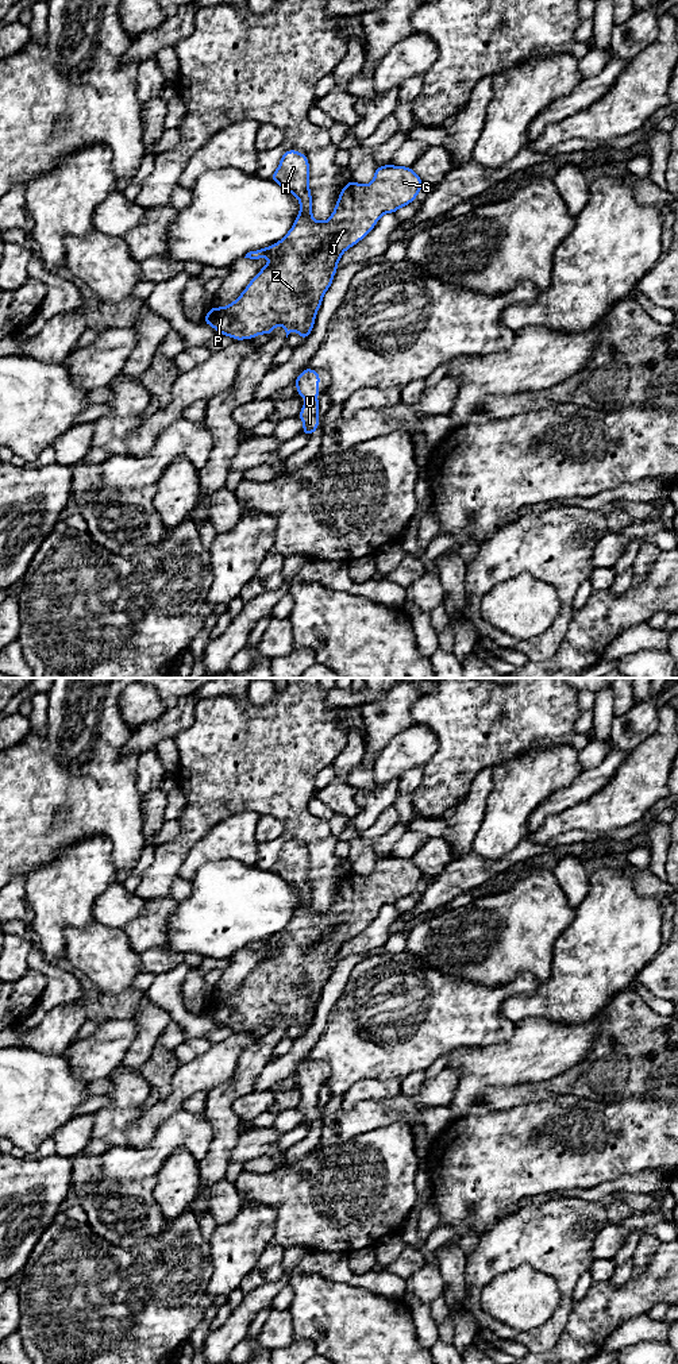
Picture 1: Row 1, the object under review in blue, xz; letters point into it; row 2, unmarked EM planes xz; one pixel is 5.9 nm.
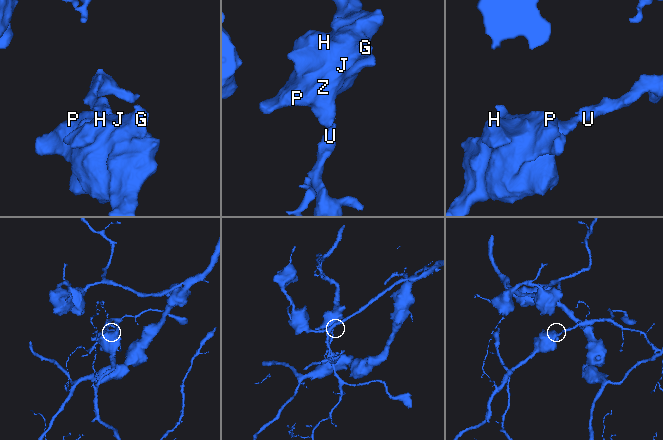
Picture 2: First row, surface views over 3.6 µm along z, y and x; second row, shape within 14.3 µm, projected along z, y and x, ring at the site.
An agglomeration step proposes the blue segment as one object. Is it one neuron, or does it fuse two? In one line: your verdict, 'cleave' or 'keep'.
keep

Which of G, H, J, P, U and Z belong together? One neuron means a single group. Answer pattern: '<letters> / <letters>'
G H J P U Z

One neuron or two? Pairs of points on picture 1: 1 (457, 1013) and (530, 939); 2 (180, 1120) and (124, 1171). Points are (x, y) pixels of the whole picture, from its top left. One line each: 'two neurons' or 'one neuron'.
1: two neurons
2: one neuron

